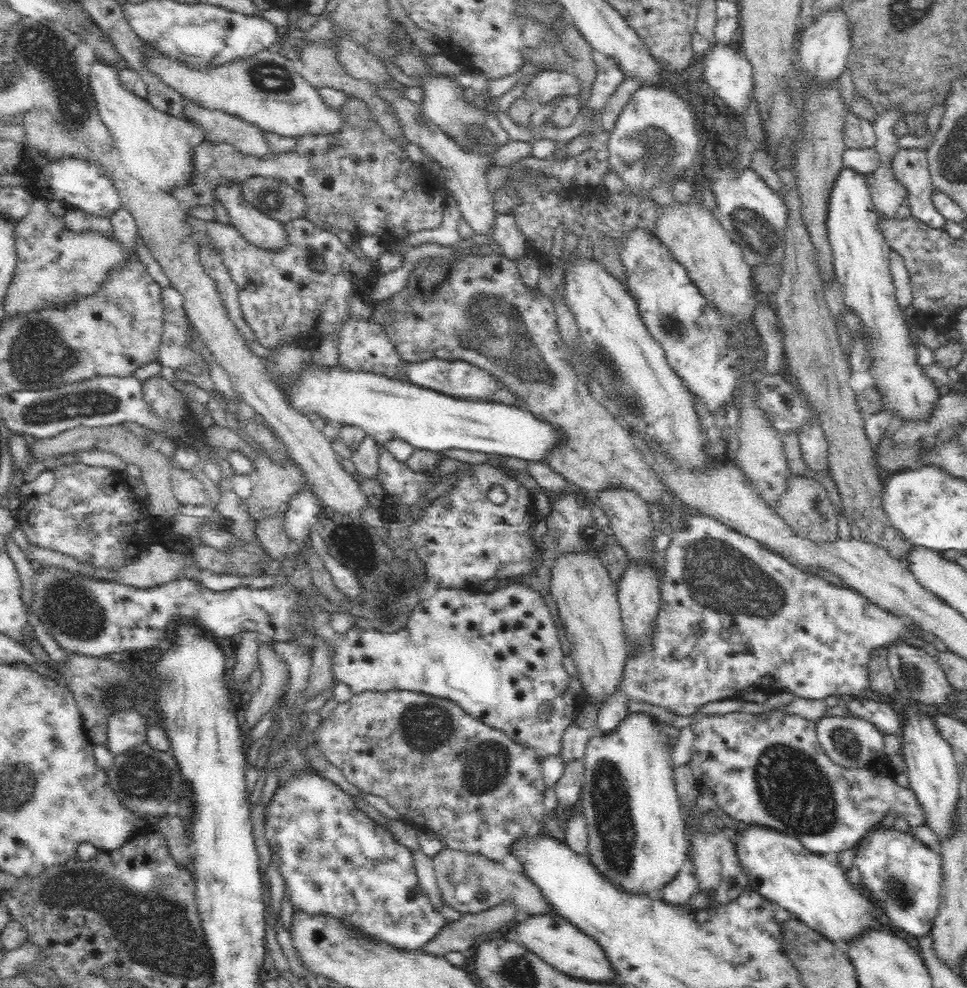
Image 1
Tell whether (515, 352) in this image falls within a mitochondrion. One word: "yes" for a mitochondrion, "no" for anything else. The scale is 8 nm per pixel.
yes

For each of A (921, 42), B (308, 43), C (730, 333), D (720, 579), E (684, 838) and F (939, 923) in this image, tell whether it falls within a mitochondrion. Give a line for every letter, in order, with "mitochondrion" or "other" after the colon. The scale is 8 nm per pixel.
A: other
B: other
C: other
D: mitochondrion
E: other
F: other

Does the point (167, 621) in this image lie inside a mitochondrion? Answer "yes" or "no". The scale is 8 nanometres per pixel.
no

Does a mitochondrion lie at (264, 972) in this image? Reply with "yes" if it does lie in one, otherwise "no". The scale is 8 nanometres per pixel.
no

